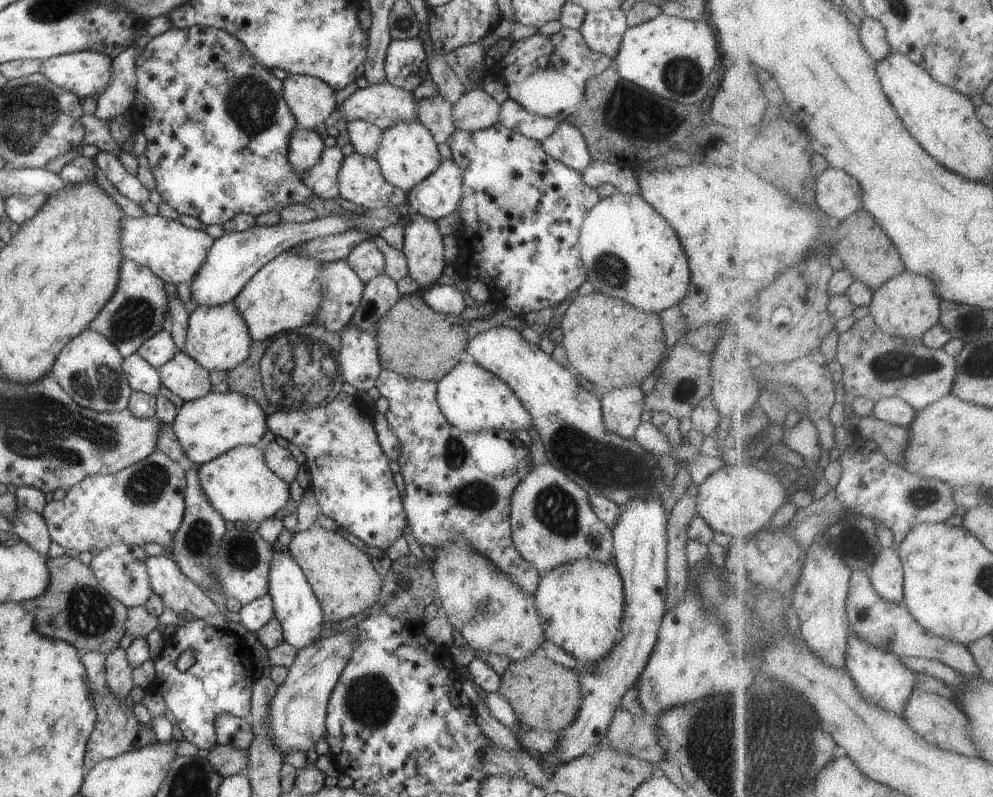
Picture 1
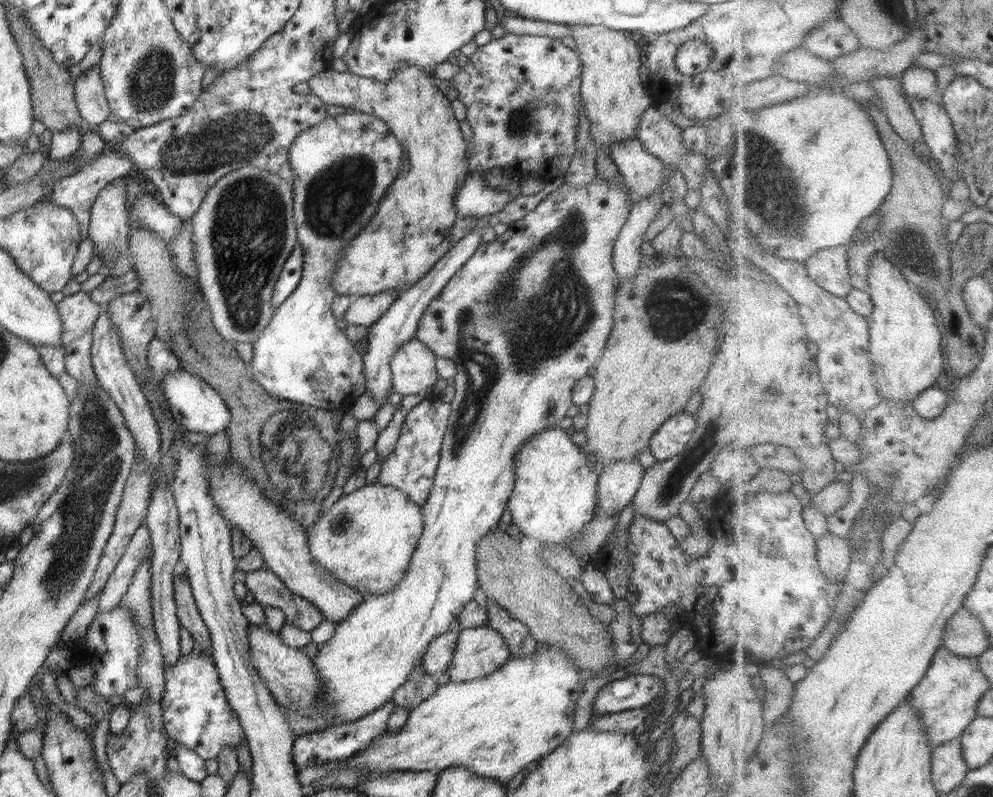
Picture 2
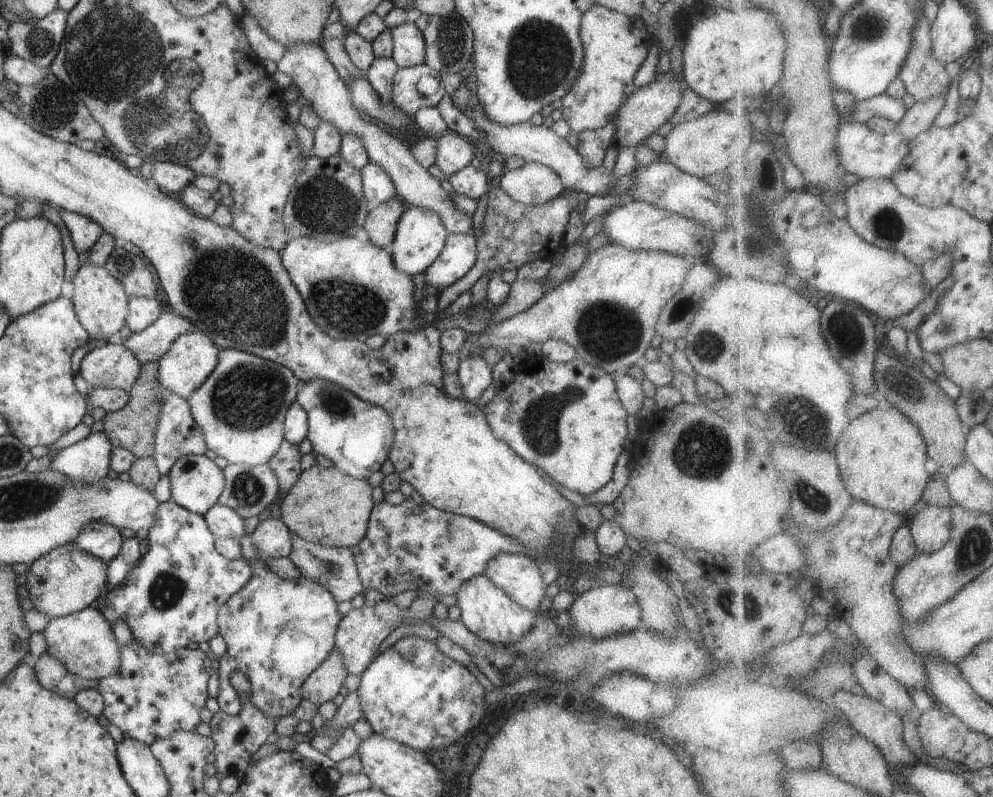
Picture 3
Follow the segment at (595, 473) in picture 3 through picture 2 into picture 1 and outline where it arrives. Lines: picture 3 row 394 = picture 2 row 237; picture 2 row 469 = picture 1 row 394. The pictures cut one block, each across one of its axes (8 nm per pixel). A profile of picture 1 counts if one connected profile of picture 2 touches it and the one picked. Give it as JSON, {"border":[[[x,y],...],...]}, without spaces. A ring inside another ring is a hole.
{"border":[[[460,361],[444,378],[437,382],[436,400],[448,424],[460,432],[484,432],[486,430],[506,430],[516,433],[532,428],[532,417],[524,408],[512,389],[500,378],[477,363]]]}

